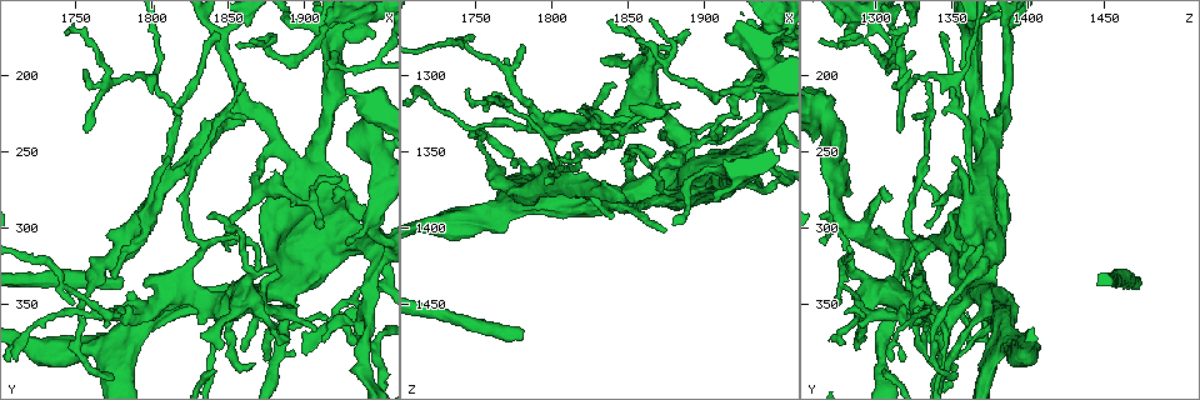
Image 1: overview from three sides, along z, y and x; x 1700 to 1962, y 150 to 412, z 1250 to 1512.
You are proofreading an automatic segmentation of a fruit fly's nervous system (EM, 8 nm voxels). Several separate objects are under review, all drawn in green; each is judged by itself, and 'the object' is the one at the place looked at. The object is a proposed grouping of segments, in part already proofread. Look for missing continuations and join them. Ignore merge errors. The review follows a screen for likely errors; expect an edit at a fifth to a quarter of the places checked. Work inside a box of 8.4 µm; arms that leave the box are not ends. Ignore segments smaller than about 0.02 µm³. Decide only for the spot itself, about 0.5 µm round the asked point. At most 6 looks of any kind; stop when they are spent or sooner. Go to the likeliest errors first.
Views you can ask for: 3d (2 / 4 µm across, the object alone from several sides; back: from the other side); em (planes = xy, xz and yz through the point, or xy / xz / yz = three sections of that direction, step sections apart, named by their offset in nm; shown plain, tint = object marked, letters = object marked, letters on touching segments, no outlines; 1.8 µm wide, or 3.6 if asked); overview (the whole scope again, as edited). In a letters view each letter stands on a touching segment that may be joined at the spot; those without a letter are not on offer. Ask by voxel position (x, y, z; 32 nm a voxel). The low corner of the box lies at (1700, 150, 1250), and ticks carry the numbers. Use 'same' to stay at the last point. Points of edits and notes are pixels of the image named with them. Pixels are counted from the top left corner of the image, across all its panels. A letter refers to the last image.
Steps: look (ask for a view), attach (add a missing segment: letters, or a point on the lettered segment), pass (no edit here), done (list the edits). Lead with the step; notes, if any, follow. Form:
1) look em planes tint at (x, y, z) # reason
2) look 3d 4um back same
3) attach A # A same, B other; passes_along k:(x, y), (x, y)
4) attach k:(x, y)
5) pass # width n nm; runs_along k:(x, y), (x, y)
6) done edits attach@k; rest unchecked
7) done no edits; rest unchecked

look 3d 4um at (1780, 332, 1474) # an open end

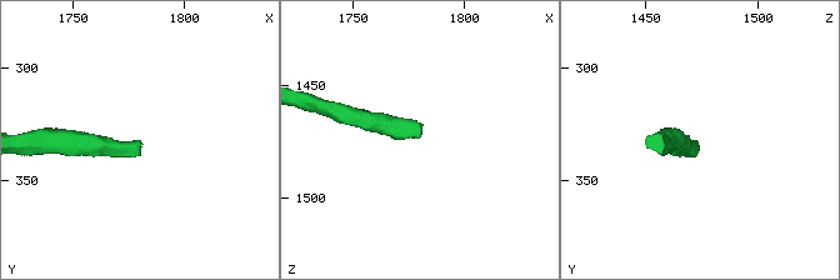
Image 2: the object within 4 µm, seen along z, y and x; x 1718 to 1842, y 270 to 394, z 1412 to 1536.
look em 3.6um planes letters at (1780, 333, 1472)

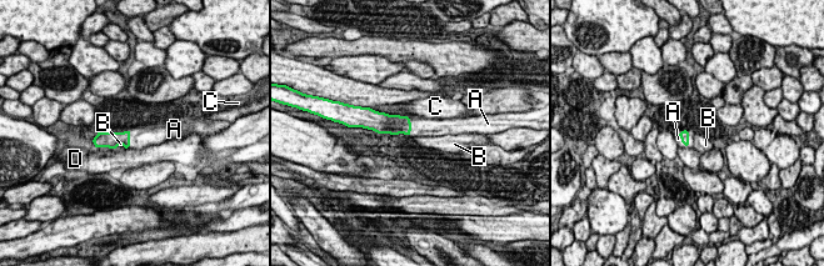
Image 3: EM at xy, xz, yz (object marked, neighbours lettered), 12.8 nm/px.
attach A # A same, B other, C other, D other; passes_along 3:(684, 134), (689, 137), (678, 139); it goes on there

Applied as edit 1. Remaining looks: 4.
look 3d 2um at (1926, 176, 1280) # free end

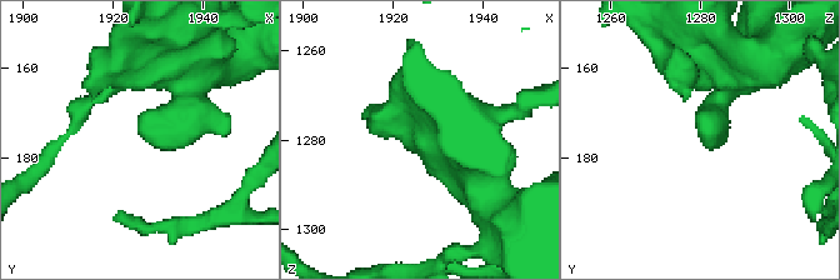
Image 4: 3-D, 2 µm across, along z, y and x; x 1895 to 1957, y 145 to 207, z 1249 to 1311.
look em planes letters at (1925, 175, 1281) # shape alone is not enough

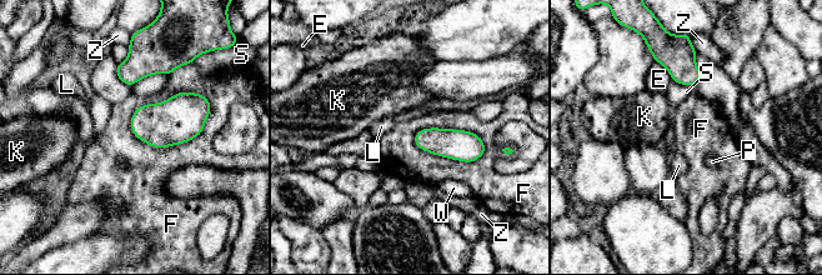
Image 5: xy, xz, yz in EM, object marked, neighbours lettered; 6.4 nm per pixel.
pass # longest_contact F 550 nm; E other, F other, K other, L other, P other, S other, W other, Z other; none of them fits

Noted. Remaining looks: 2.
look em xy step 16 tint at (1908, 366, 1332) # an open end

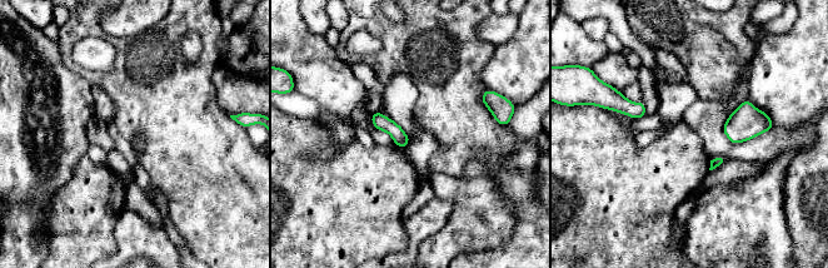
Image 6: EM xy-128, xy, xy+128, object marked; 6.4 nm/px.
look em planes letters same # cut it another way

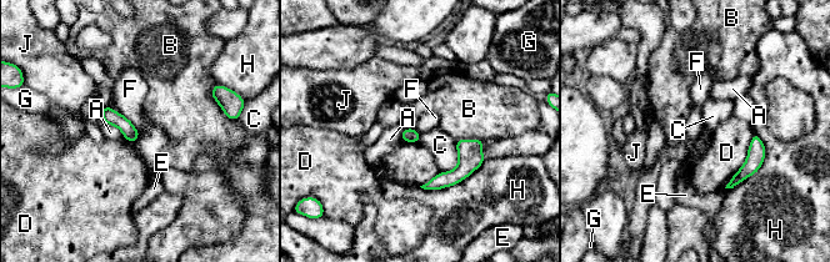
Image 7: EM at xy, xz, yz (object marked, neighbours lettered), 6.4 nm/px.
pass # A other, B other, C other, D other, E other, F other, G other, H other, J other; runs_along 7:(104, 111), (116, 119), (134, 136); none of them fits

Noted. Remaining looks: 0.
done edits attach@3; rest unchecked

